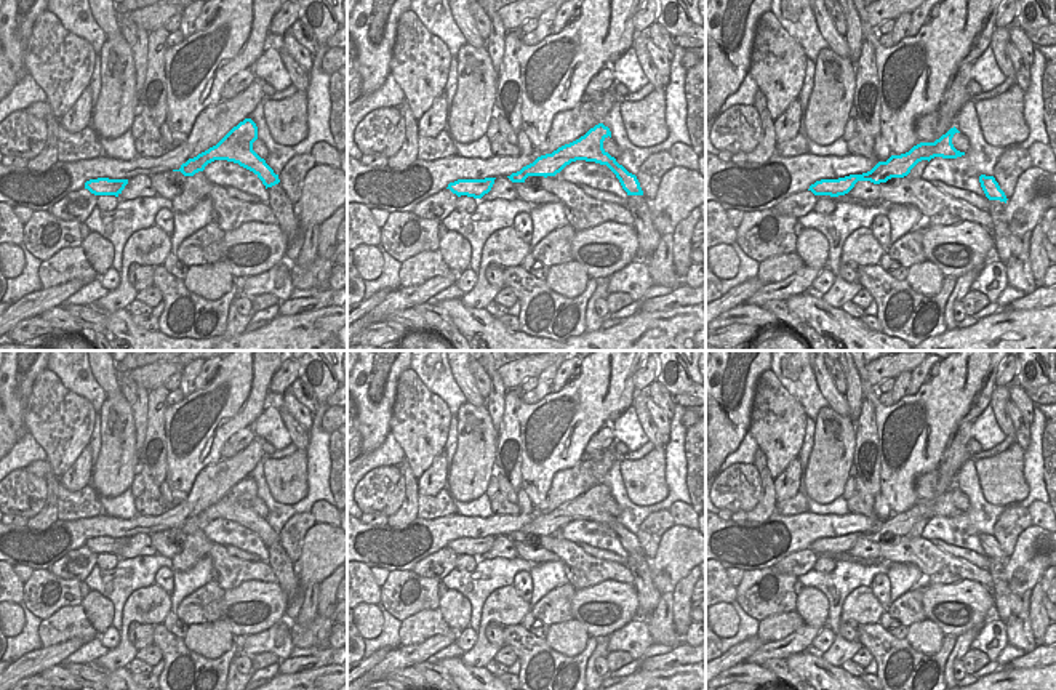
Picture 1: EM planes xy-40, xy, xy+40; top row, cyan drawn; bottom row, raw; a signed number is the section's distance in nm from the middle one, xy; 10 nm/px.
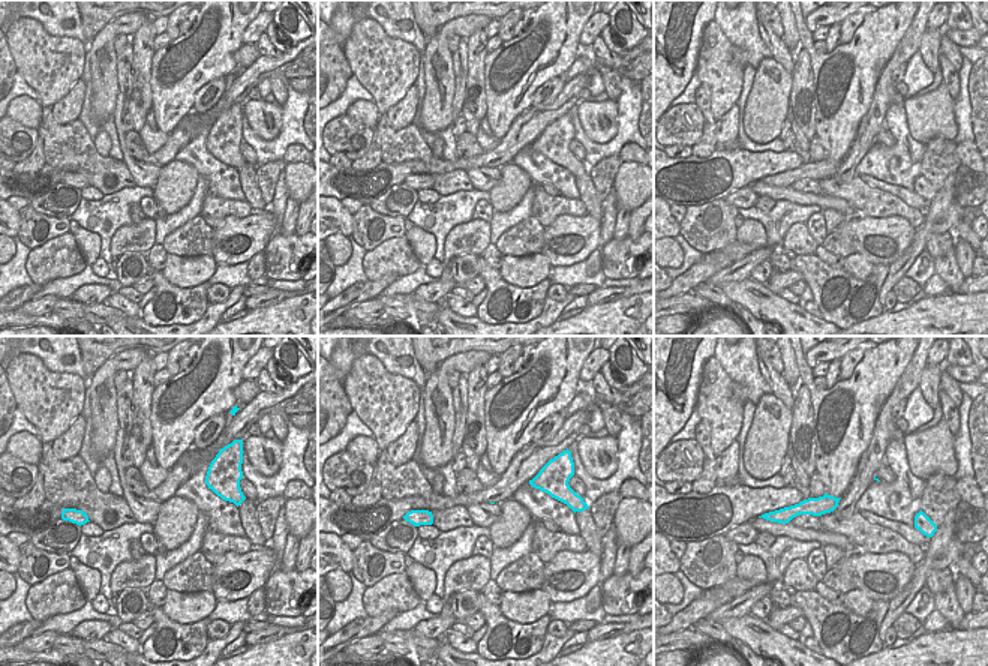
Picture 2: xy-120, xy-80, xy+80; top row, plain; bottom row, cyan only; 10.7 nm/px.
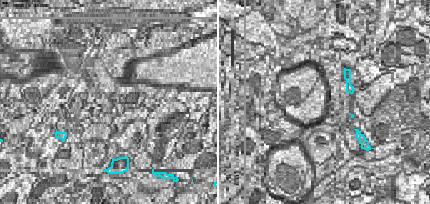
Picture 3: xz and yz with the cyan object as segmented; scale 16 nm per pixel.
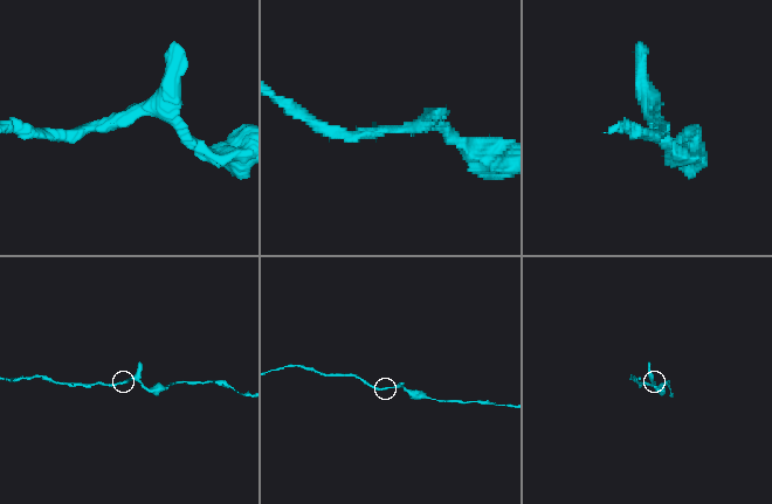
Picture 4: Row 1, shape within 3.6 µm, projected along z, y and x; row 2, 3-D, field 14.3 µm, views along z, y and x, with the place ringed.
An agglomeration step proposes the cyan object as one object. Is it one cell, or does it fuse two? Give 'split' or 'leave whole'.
leave whole

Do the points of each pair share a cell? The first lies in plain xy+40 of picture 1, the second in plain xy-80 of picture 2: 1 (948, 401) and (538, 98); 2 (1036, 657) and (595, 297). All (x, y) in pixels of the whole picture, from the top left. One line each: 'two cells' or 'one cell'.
1: two cells
2: one cell

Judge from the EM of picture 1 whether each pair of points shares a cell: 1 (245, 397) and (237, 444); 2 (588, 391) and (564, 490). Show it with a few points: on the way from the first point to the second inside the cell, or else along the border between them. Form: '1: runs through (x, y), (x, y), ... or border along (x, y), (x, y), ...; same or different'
1: border along (250, 426), (240, 428), (224, 444), (220, 458); different
2: border along (580, 460), (554, 476), (546, 500); different

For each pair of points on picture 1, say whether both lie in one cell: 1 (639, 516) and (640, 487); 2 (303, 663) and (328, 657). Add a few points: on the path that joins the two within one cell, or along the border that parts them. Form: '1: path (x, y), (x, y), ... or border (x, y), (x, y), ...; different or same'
1: border (620, 474), (637, 505), (669, 493); different
2: path (309, 663), (322, 658); same

